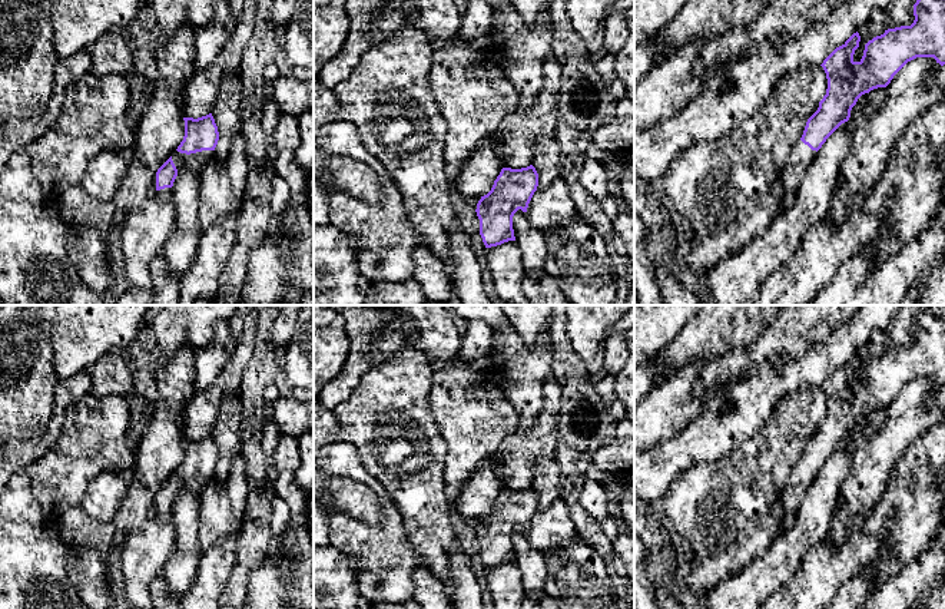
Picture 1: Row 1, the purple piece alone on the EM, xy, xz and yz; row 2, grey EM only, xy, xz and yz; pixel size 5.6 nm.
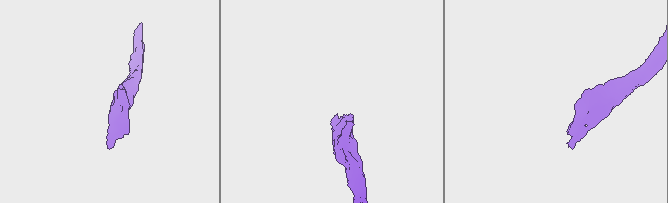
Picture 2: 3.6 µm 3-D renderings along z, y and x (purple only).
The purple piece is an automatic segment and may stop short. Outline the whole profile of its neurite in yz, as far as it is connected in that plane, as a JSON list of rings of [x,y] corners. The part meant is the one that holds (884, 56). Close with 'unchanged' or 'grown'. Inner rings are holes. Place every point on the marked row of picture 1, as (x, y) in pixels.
[[[916,0],[914,16],[915,20],[911,26],[888,29],[883,34],[869,40],[859,62],[853,60],[861,42],[858,32],[823,60],[820,66],[828,79],[826,95],[819,102],[818,110],[808,119],[800,140],[793,145],[782,169],[783,195],[776,218],[782,216],[795,203],[802,179],[818,150],[842,123],[849,120],[850,110],[862,95],[878,87],[886,87],[893,76],[916,57],[934,57],[941,66],[945,64],[945,0]]]; grown

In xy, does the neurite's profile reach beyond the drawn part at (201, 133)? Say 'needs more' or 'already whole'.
needs more

